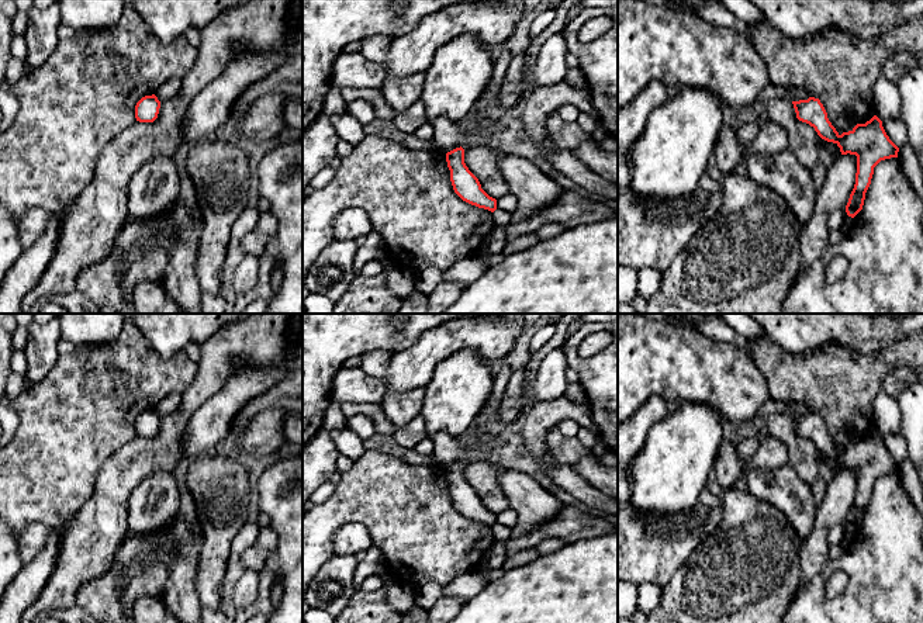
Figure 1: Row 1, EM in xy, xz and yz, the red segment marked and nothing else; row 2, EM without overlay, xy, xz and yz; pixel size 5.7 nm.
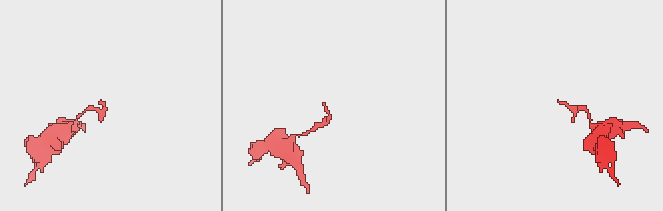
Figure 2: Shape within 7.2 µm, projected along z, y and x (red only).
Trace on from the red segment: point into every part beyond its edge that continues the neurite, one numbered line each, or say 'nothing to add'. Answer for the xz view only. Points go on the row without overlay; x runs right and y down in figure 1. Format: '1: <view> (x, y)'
nothing to add

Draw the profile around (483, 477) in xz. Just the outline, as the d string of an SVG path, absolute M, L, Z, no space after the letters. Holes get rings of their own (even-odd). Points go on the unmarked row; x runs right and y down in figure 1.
M487 460L464 464L464 478L478 494L481 503L498 515L509 508L509 501L501 488L501 474L505 468Z

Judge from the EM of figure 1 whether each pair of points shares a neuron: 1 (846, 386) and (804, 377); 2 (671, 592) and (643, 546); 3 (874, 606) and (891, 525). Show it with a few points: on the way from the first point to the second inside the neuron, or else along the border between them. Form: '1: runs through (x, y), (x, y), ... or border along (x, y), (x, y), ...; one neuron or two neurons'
1: runs through (836, 383), (813, 379); one neuron
2: border along (688, 559), (663, 588); two neurons
3: runs through (888, 587), (888, 544); one neuron

